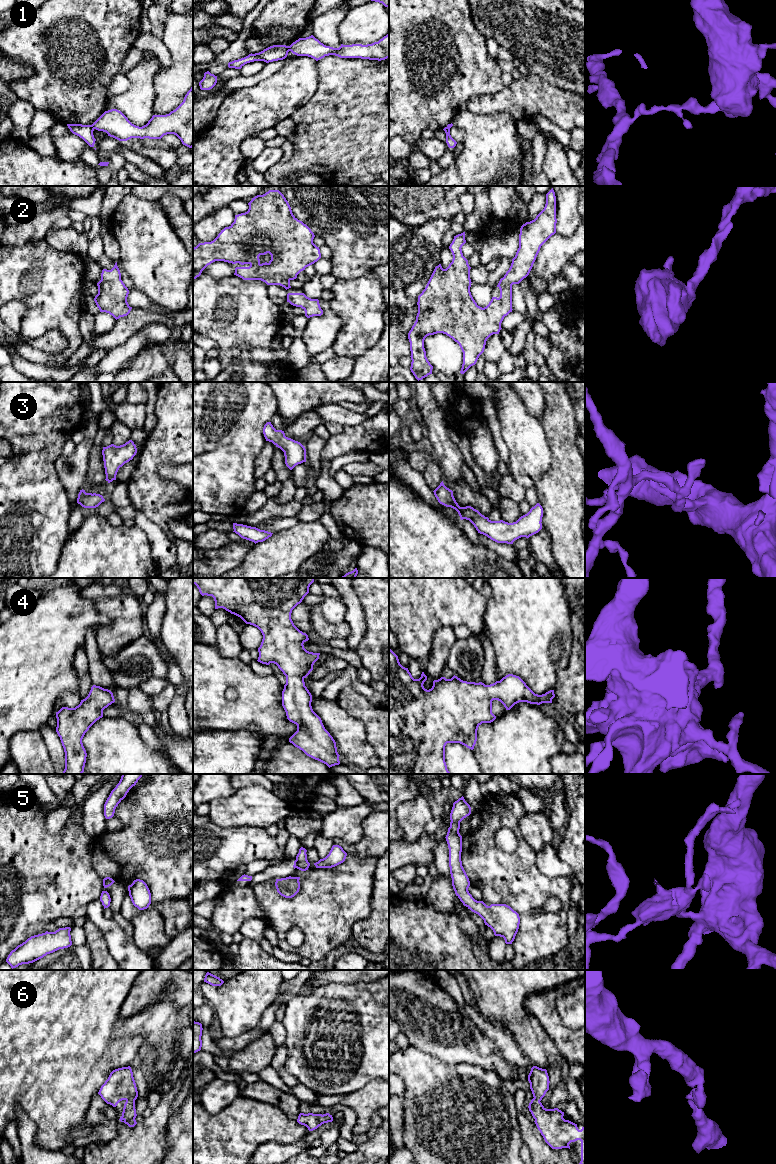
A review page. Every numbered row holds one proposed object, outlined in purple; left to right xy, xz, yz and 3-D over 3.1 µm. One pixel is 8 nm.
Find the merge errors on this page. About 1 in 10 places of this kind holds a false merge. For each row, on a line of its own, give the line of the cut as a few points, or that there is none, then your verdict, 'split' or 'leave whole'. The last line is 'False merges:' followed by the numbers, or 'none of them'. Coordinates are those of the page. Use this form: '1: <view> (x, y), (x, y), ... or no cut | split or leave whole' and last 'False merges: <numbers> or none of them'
1: xz (288, 46), (289, 50) | split
2: no cut | leave whole
3: no cut | leave whole
4: no cut | leave whole
5: no cut | leave whole
6: no cut | leave whole
False merges: 1

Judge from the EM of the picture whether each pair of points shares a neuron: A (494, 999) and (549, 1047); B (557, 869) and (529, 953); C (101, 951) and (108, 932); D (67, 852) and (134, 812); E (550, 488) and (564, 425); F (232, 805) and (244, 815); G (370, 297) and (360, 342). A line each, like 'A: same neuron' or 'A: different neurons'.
A: different neurons
B: different neurons
C: different neurons
D: different neurons
E: same neuron
F: same neuron
G: same neuron

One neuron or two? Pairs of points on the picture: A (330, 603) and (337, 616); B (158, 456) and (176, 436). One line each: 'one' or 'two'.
A: one
B: one

